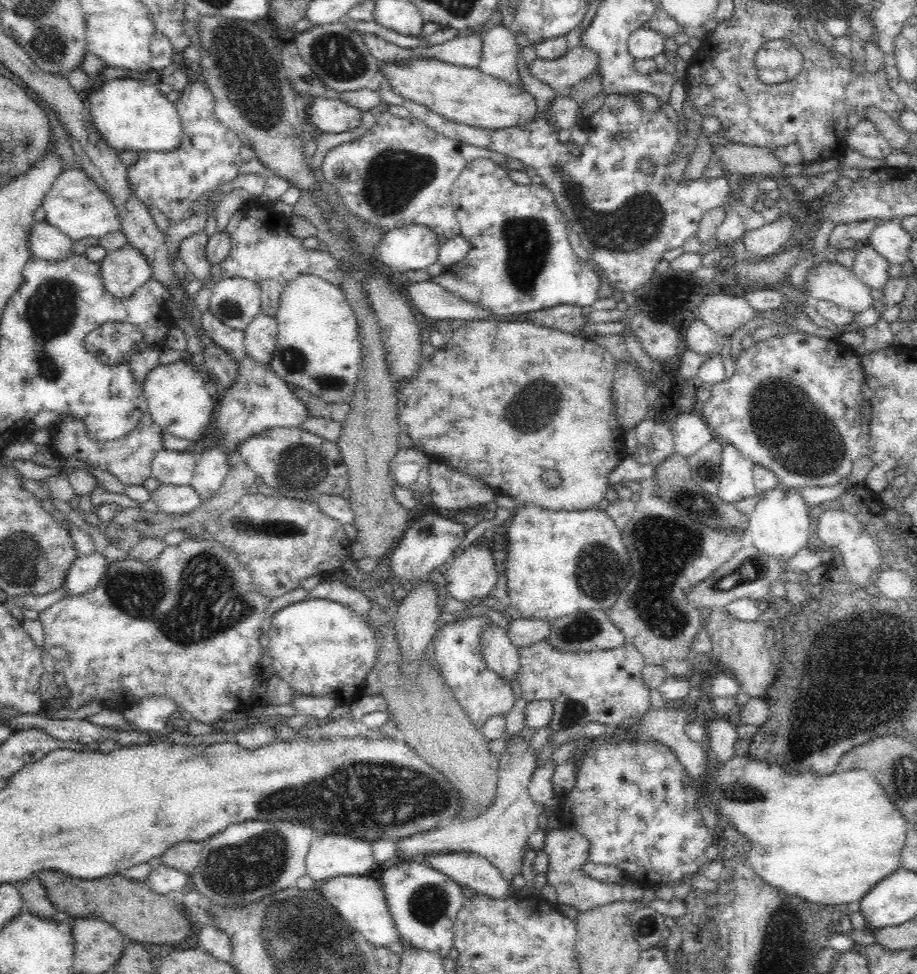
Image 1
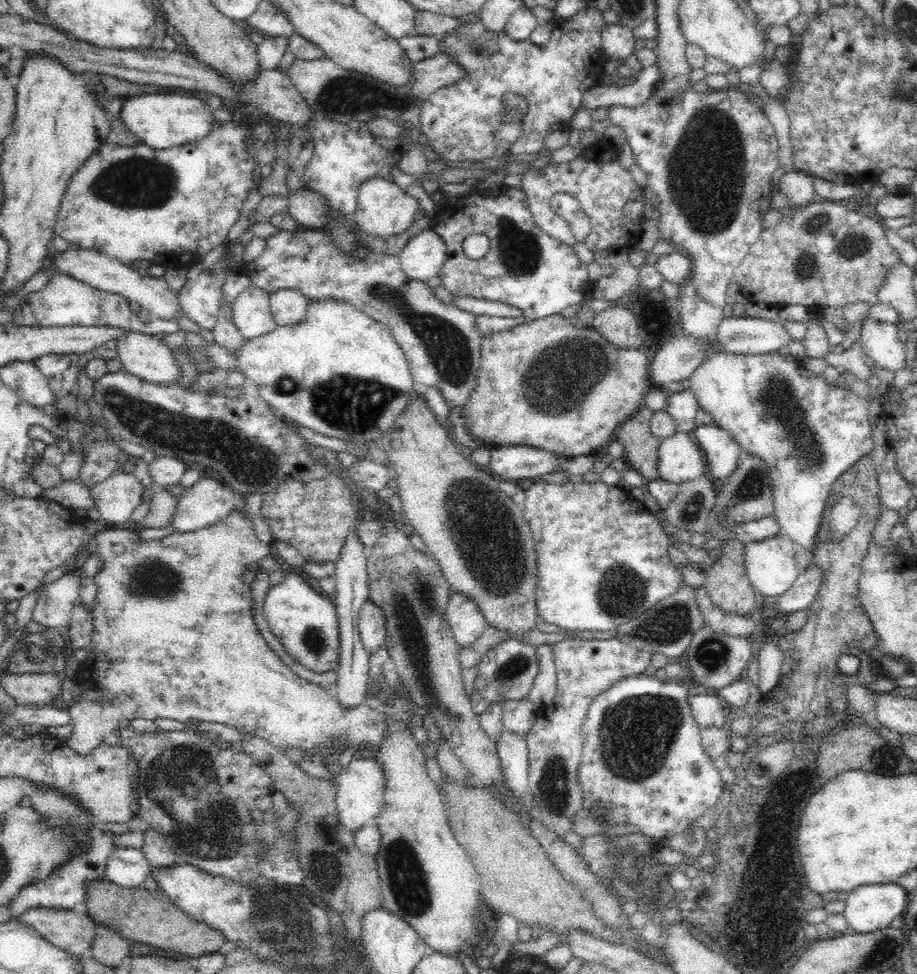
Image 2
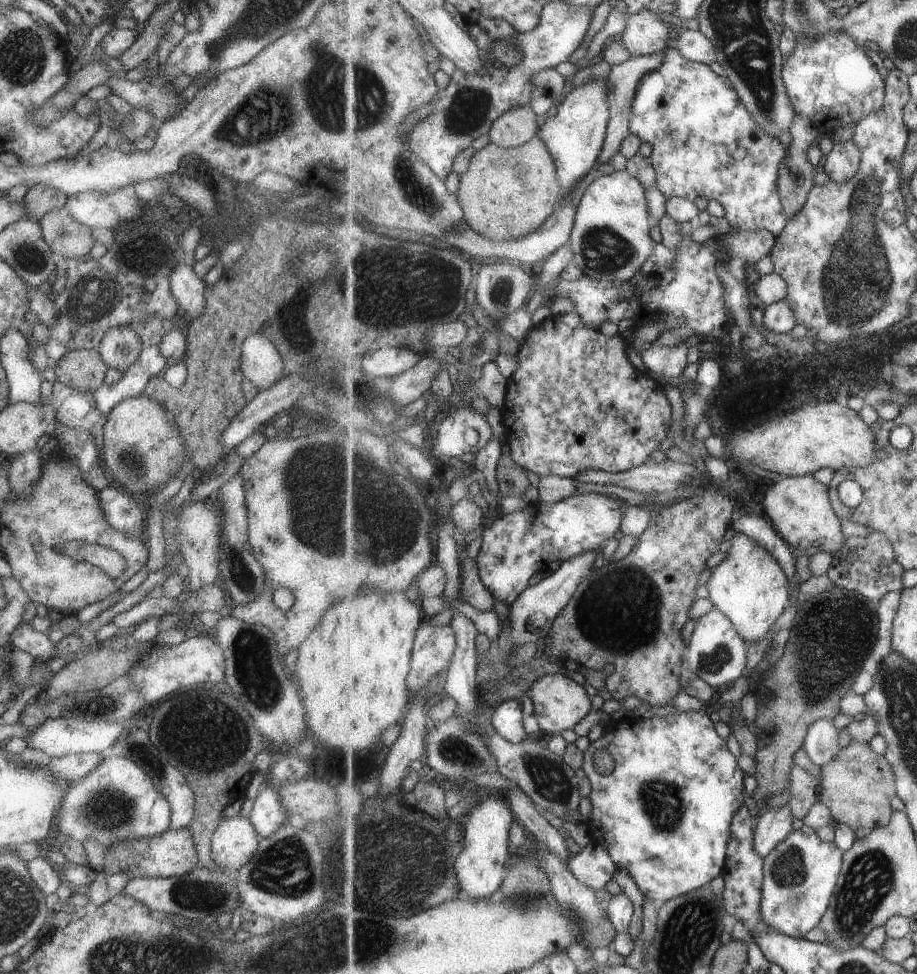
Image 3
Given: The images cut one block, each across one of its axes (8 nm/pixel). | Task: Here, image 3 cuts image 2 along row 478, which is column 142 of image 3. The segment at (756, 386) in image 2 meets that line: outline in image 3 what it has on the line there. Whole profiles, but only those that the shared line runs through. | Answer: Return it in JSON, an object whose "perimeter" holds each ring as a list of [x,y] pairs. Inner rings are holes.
{"perimeter":[[[106,756],[104,760],[78,783],[72,783],[61,804],[64,814],[58,814],[56,823],[66,838],[83,842],[96,839],[106,849],[124,839],[151,837],[171,827],[171,806],[168,799],[154,786],[153,780],[133,760],[119,756]]]}

